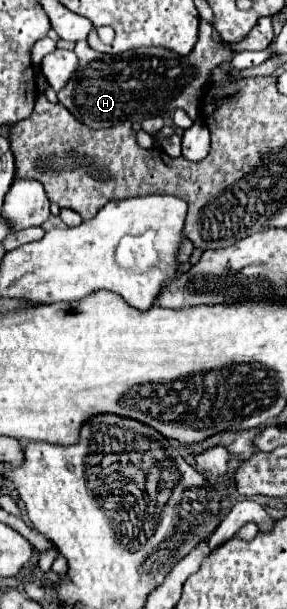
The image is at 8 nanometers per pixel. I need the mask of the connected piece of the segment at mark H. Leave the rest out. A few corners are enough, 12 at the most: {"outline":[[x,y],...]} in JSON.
{"outline":[[199,24],[189,56],[77,42],[57,100],[89,128],[177,108],[197,120],[233,50]]}

